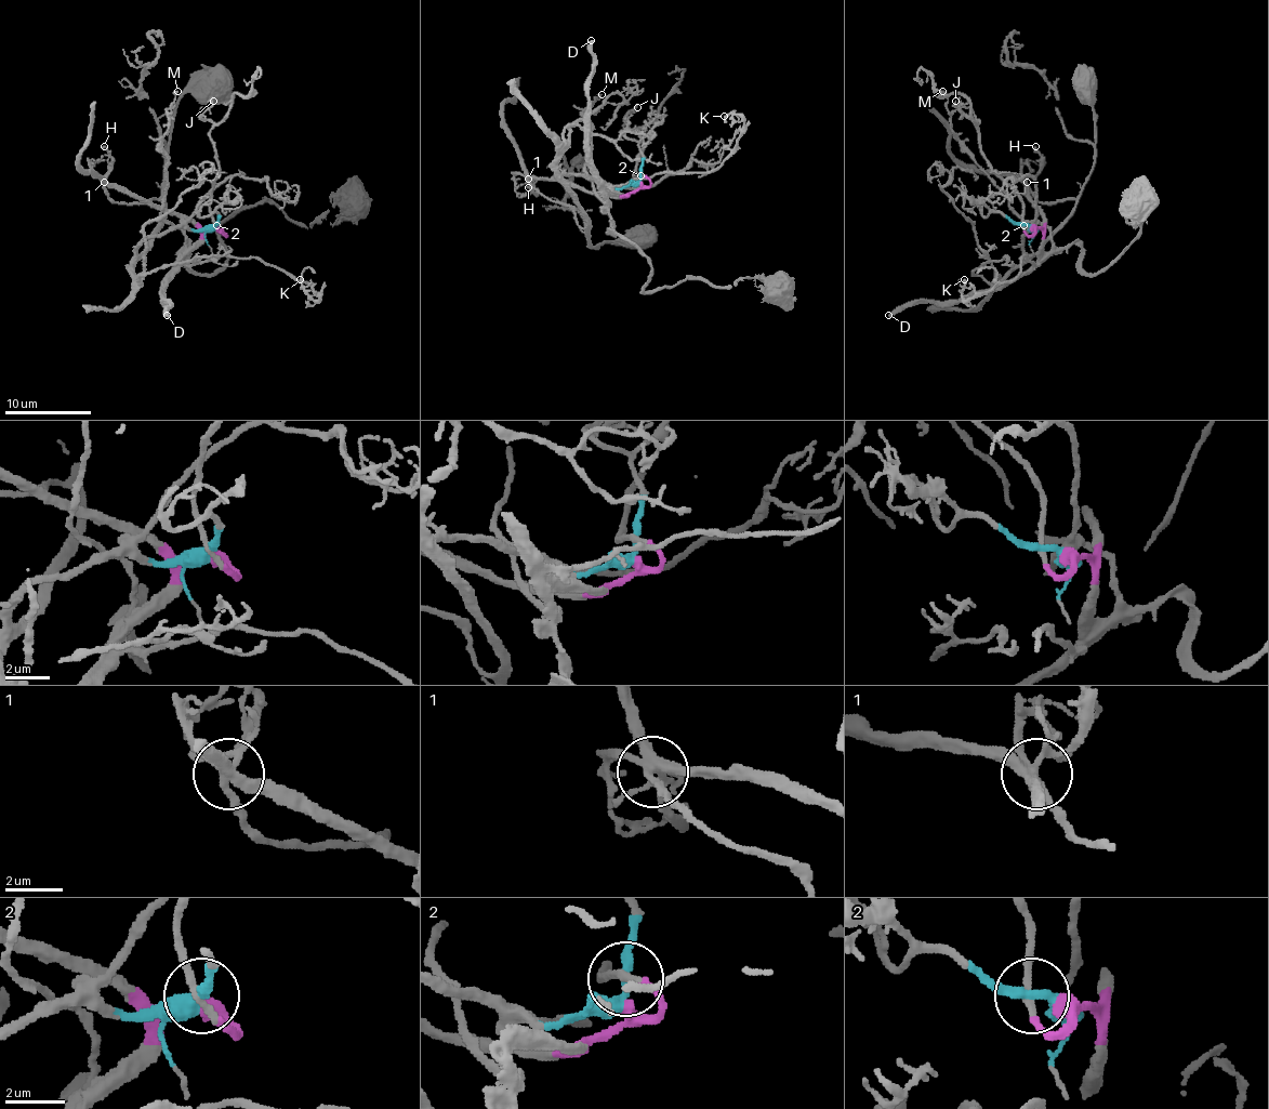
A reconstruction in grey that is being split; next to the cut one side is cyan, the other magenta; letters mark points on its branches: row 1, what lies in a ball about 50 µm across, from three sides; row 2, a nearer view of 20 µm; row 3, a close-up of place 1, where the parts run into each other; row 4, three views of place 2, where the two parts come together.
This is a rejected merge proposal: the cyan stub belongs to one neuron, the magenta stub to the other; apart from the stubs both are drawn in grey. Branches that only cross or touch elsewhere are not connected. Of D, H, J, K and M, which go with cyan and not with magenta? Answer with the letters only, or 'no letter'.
H

